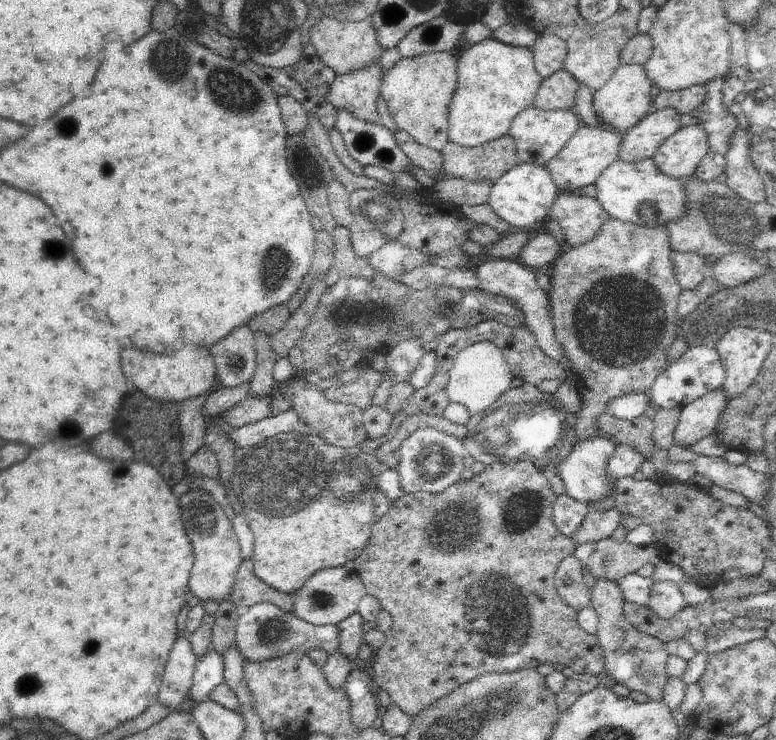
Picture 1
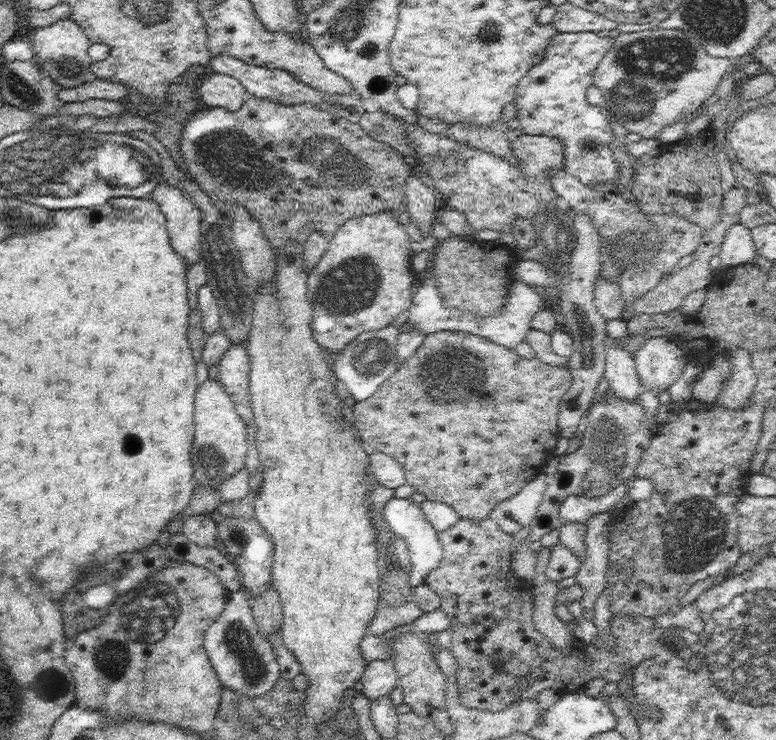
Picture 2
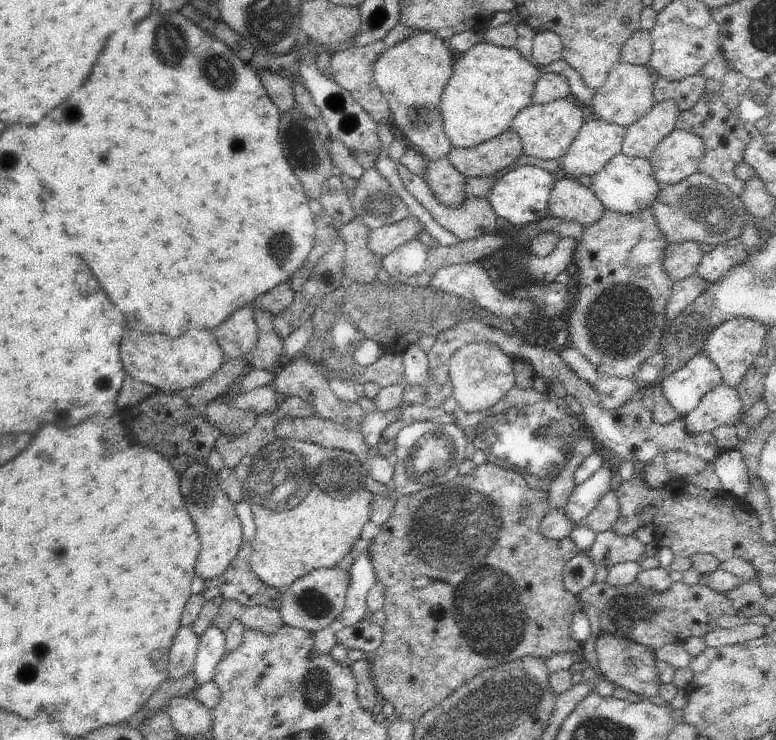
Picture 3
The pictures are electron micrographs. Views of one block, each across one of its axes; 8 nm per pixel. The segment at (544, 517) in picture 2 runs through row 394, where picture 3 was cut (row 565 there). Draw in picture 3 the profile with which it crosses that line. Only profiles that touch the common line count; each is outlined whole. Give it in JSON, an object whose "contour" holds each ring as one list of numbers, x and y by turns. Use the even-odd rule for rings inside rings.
{"contour":[[604,531,598,533,595,540,585,553,596,566,610,570,617,564,628,561,640,563,646,558,645,544,633,534,619,537,614,531]]}

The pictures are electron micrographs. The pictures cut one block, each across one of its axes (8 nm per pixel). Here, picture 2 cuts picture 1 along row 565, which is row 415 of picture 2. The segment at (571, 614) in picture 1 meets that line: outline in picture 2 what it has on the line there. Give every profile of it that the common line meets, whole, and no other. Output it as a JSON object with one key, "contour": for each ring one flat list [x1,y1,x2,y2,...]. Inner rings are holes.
{"contour":[[440,330,425,337,424,342,408,361,402,363,384,381,378,390,366,400,354,401,352,422,356,436,371,453,384,452,400,462,405,470,405,482,421,492,426,500,440,502,454,508,455,512,464,519,487,520,500,502,518,494,526,483,544,470,545,464,553,456,556,442,559,439,558,412,562,396,572,386,572,372,567,366,549,365,538,358,526,359,518,354,494,354,494,350,486,350,484,344,488,339,481,335,465,333,464,331]]}

